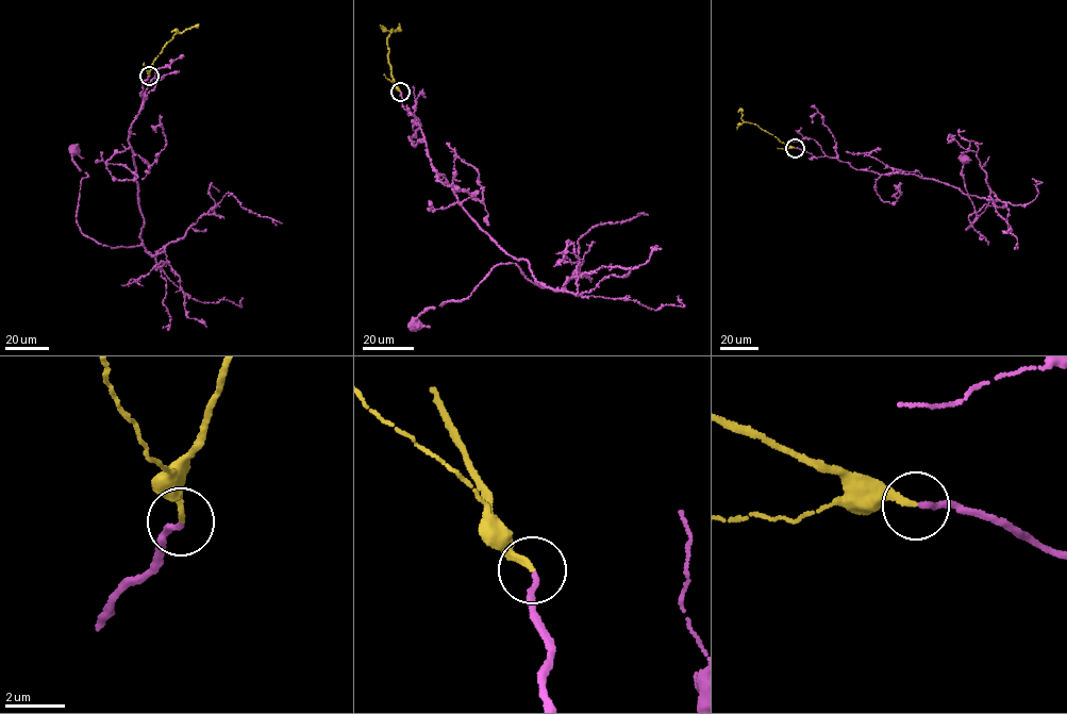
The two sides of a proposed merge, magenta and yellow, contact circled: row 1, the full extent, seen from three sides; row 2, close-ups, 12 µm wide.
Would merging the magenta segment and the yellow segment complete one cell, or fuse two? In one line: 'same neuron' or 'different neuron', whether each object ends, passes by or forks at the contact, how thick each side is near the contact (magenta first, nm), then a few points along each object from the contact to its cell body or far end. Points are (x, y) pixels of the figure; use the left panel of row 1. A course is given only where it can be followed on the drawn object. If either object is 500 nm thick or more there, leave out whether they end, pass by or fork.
same neuron; magenta ends there; yellow ends there; 170 nm thick on the magenta side, 200 nm on the other; magenta runs (149, 76), (128, 137), (144, 223), (140, 245), (112, 247), (82, 233), (77, 211), (87, 173), (73, 150); yellow runs (149, 76), (154, 60), (176, 33), (197, 26)

